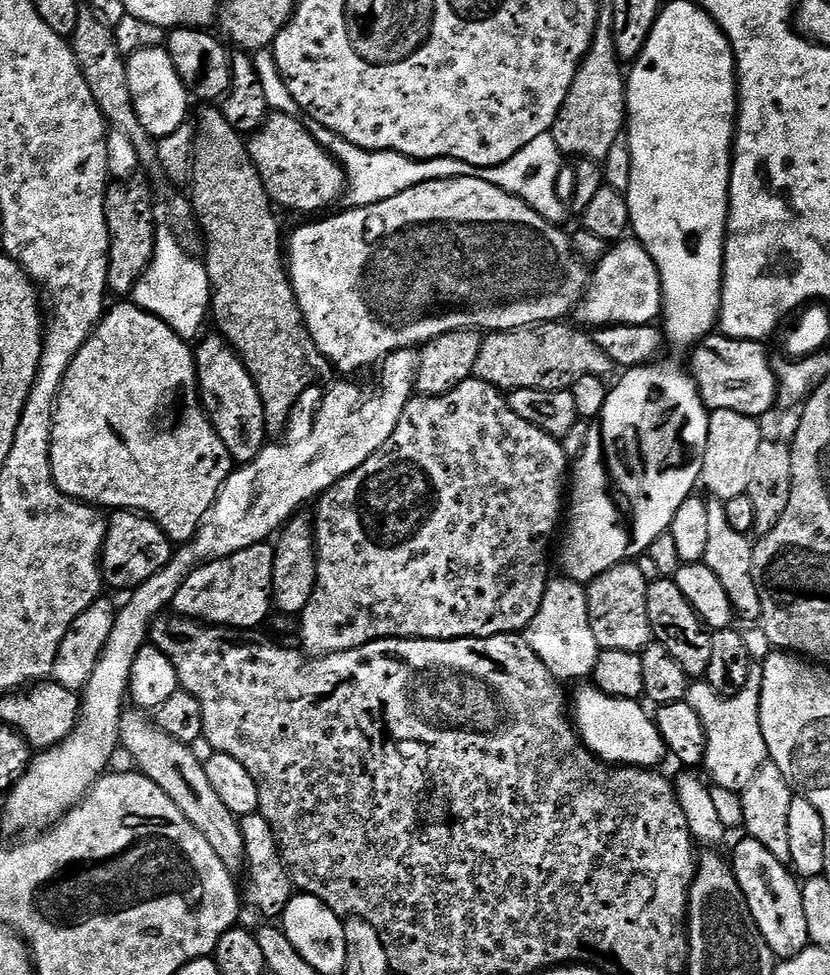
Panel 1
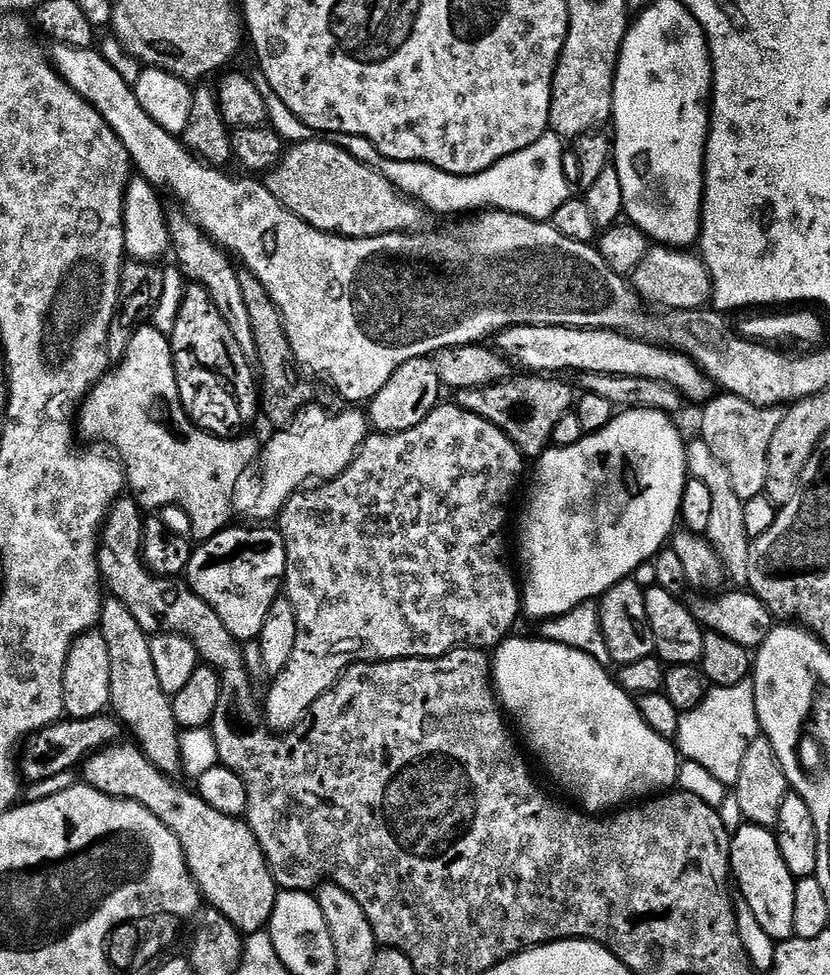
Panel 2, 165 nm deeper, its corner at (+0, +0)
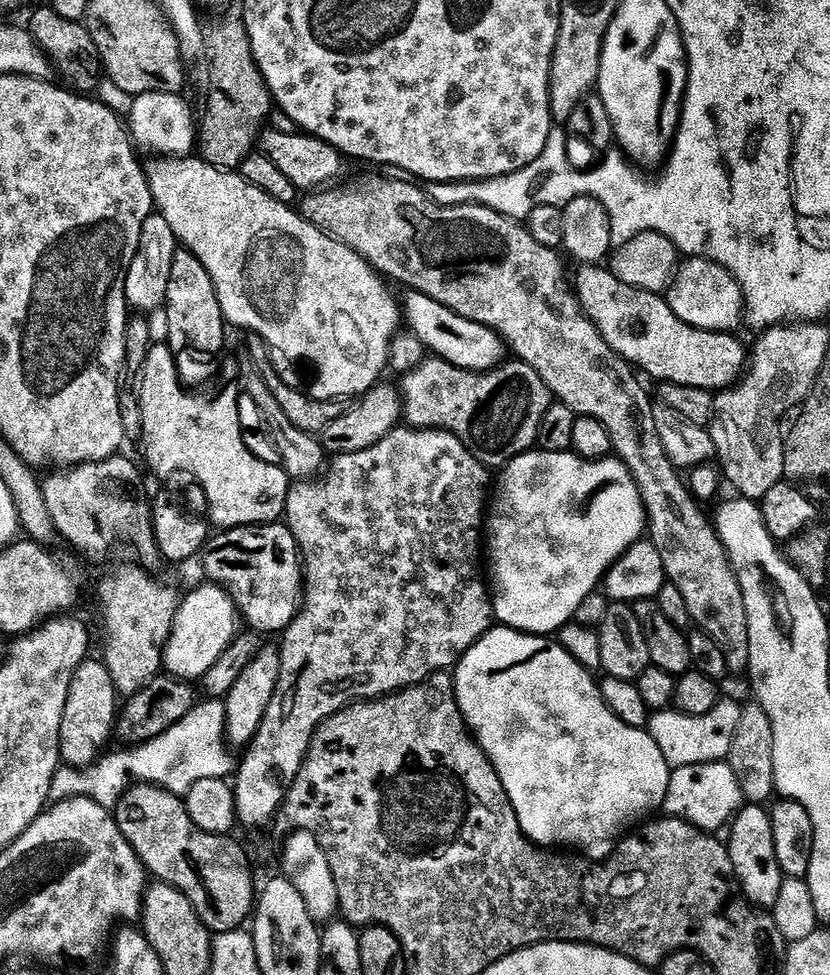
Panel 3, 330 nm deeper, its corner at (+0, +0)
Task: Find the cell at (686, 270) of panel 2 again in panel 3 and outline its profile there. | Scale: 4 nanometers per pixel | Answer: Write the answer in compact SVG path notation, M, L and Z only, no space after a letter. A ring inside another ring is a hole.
M707 258L685 259L666 289L666 299L674 315L682 318L682 322L707 332L731 333L736 330L732 328L742 324L745 315L744 295L738 282L725 268Z

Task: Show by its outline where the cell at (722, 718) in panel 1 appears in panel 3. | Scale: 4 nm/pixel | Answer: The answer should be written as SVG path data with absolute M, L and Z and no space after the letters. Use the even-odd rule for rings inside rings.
M728 698L721 699L714 710L710 710L710 714L701 716L682 714L675 710L656 710L651 713L647 731L651 732L654 742L658 742L658 750L662 750L669 768L673 770L695 764L719 764L727 761L730 754L741 711L741 705L736 705Z

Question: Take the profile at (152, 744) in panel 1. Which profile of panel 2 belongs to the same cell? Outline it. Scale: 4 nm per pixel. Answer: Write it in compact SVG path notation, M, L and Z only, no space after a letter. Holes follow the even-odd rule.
M108 598L100 605L100 622L98 630L102 638L106 638L106 647L110 653L110 705L111 711L125 729L132 731L131 739L135 741L141 752L153 766L160 772L176 774L181 771L180 736L181 729L176 729L176 712L172 709L173 697L162 690L158 682L158 673L154 667L154 657L150 655L152 641L149 633L138 626L134 614L126 610L122 602L115 598Z

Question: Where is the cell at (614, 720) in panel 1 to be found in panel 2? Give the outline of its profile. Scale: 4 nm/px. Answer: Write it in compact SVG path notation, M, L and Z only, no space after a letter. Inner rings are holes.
M509 638L495 649L494 655L490 660L492 666L492 683L496 690L496 695L500 701L500 707L510 717L511 723L520 727L519 735L524 735L523 743L528 743L527 751L540 759L540 764L552 775L552 780L556 784L561 784L574 799L580 800L579 807L588 814L612 814L633 802L643 801L645 798L655 797L657 794L667 793L677 787L680 779L680 766L682 757L673 741L666 736L660 736L642 718L637 701L629 696L610 673L604 669L605 665L601 661L595 660L588 653L571 648L558 640L541 638L541 640L515 640Z

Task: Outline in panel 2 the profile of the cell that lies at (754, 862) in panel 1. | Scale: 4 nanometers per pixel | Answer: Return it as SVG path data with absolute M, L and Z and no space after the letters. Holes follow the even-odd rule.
M744 822L736 832L731 833L731 837L732 849L728 855L728 863L739 899L750 906L751 913L772 940L783 942L793 939L796 936L798 880L790 874L786 862L782 859L782 850L778 850L775 831Z

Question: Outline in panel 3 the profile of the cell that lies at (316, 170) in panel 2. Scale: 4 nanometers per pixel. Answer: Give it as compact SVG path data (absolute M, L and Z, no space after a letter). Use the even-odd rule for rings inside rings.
M360 176L341 188L328 186L313 191L305 195L308 197L304 200L302 215L316 228L350 245L389 281L397 280L405 284L405 289L426 294L434 298L434 302L442 302L442 306L454 310L454 314L462 314L462 318L470 318L470 322L493 328L503 337L507 347L516 351L517 361L538 370L542 382L546 382L559 403L570 406L577 416L589 416L606 426L613 453L627 465L642 494L646 532L658 548L667 581L673 583L682 594L691 623L714 638L718 646L722 646L729 673L747 673L750 626L746 618L742 586L732 568L728 551L724 549L709 513L707 516L700 509L703 507L692 497L685 477L664 453L662 438L654 427L654 400L640 385L641 377L634 371L633 365L617 356L580 308L580 302L570 287L569 277L568 280L564 277L561 253L555 248L542 246L542 242L534 242L527 227L513 217L487 208L484 204L439 204L419 183L404 180Z

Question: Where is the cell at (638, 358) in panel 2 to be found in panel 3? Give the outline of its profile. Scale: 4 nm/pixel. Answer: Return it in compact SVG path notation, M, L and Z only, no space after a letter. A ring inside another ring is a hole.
M409 291L407 295L408 301L403 301L402 304L406 311L406 324L412 327L409 328L411 335L419 338L433 357L471 372L488 372L491 368L499 368L505 363L505 340L493 328L470 322L470 318L454 314L454 310L442 306L442 302L434 302L434 298L421 292Z

